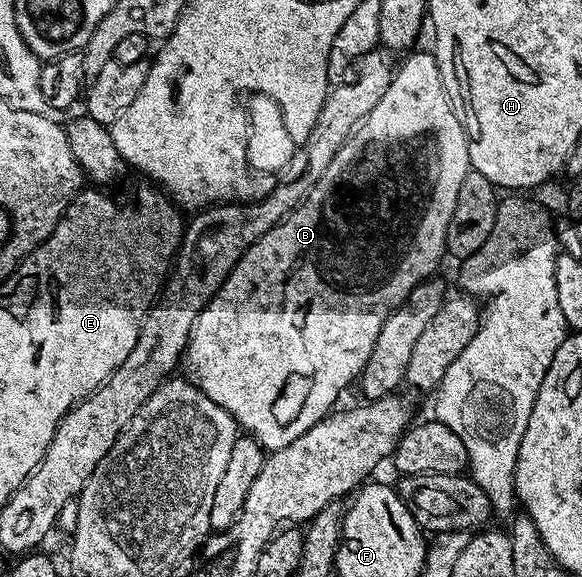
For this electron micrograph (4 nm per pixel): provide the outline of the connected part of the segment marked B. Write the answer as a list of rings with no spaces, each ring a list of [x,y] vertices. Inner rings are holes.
[[[411,52],[403,60],[407,61],[395,68],[392,83],[388,91],[384,91],[380,103],[376,103],[376,107],[368,111],[354,134],[342,144],[332,163],[328,163],[328,171],[320,175],[309,195],[279,225],[272,227],[272,231],[268,231],[259,241],[252,243],[252,247],[248,247],[236,267],[226,276],[225,283],[215,291],[214,298],[200,311],[190,332],[190,342],[186,345],[184,354],[184,369],[186,365],[187,371],[190,372],[187,373],[189,380],[220,407],[224,407],[224,411],[231,413],[247,434],[257,438],[263,450],[273,451],[288,447],[292,439],[300,439],[300,435],[304,435],[308,427],[320,423],[320,419],[324,419],[326,414],[339,404],[338,396],[362,376],[362,369],[368,363],[376,337],[390,313],[401,305],[412,287],[416,287],[433,274],[430,272],[441,263],[446,253],[446,232],[452,219],[452,211],[456,211],[456,195],[460,195],[460,183],[464,183],[464,175],[471,172],[468,143],[459,114],[452,104],[452,99],[446,94],[440,67],[433,52],[418,52]]]

